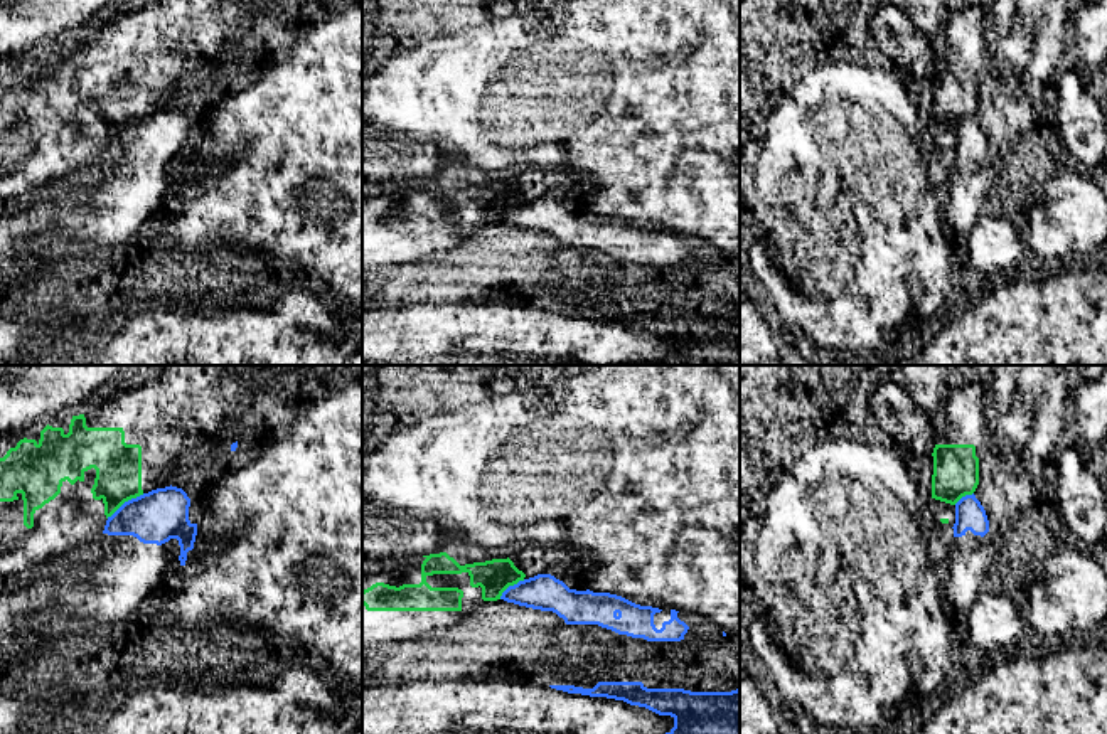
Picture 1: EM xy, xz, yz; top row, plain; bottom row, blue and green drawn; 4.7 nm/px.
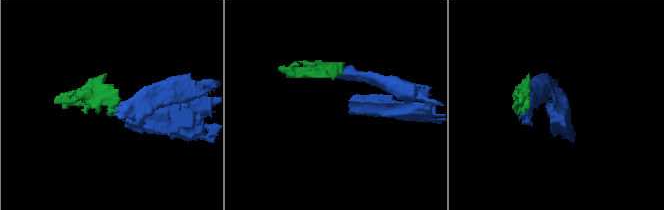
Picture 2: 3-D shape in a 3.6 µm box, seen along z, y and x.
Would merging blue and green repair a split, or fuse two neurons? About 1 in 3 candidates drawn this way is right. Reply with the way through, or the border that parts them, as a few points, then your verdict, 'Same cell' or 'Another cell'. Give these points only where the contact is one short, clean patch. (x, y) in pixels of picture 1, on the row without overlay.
Boundary: xy (144, 117), (125, 123), (106, 140). Another cell

